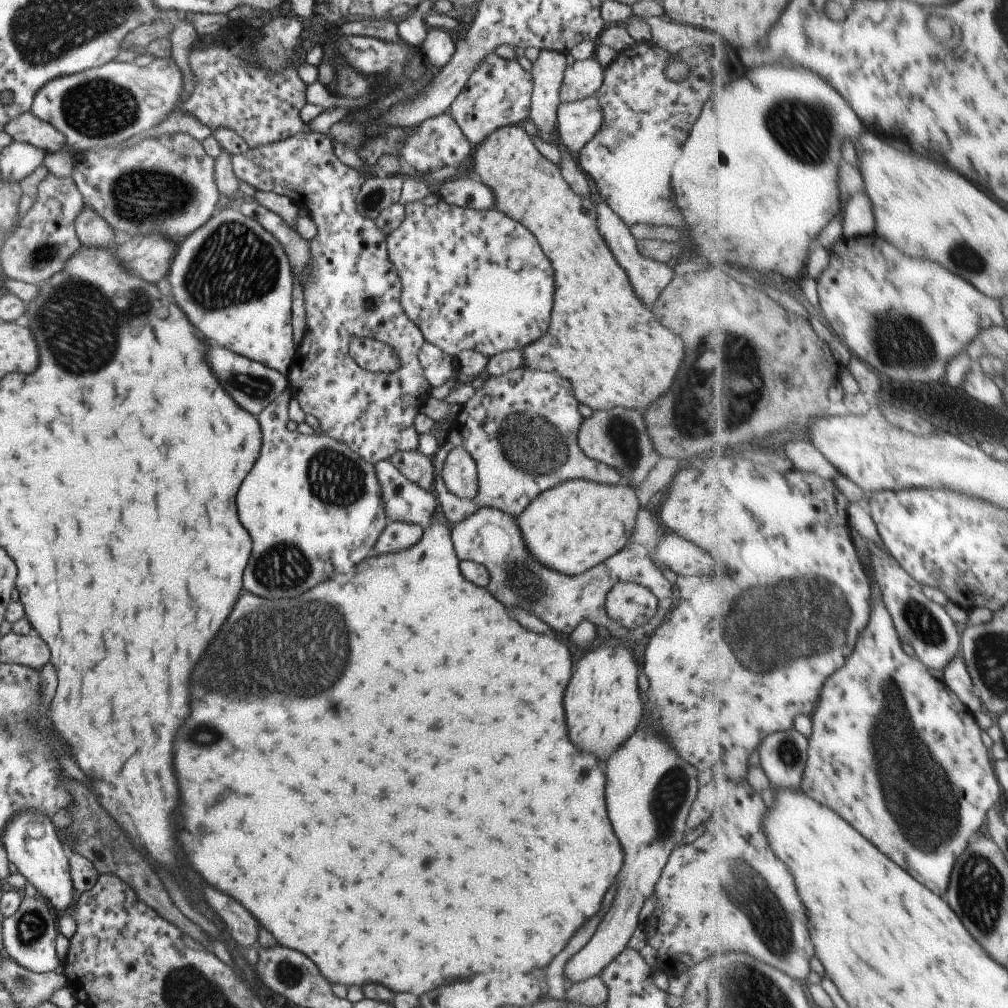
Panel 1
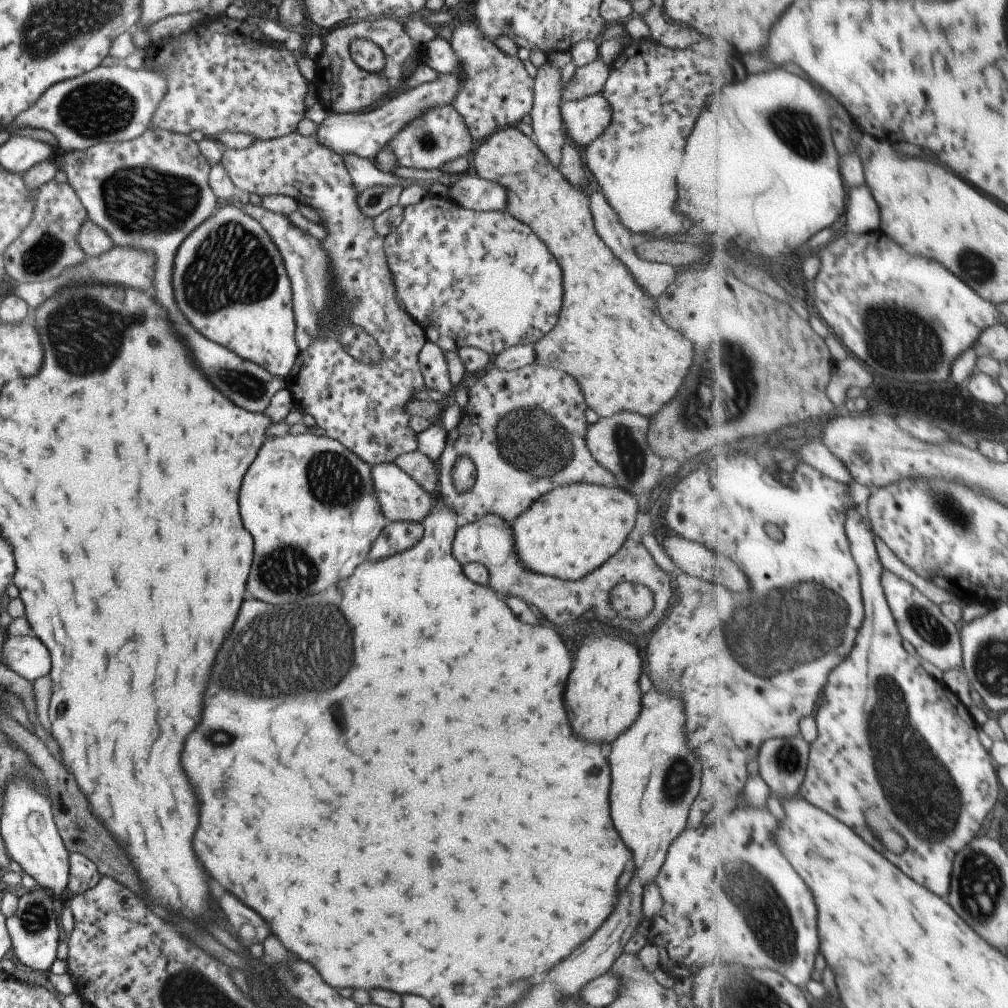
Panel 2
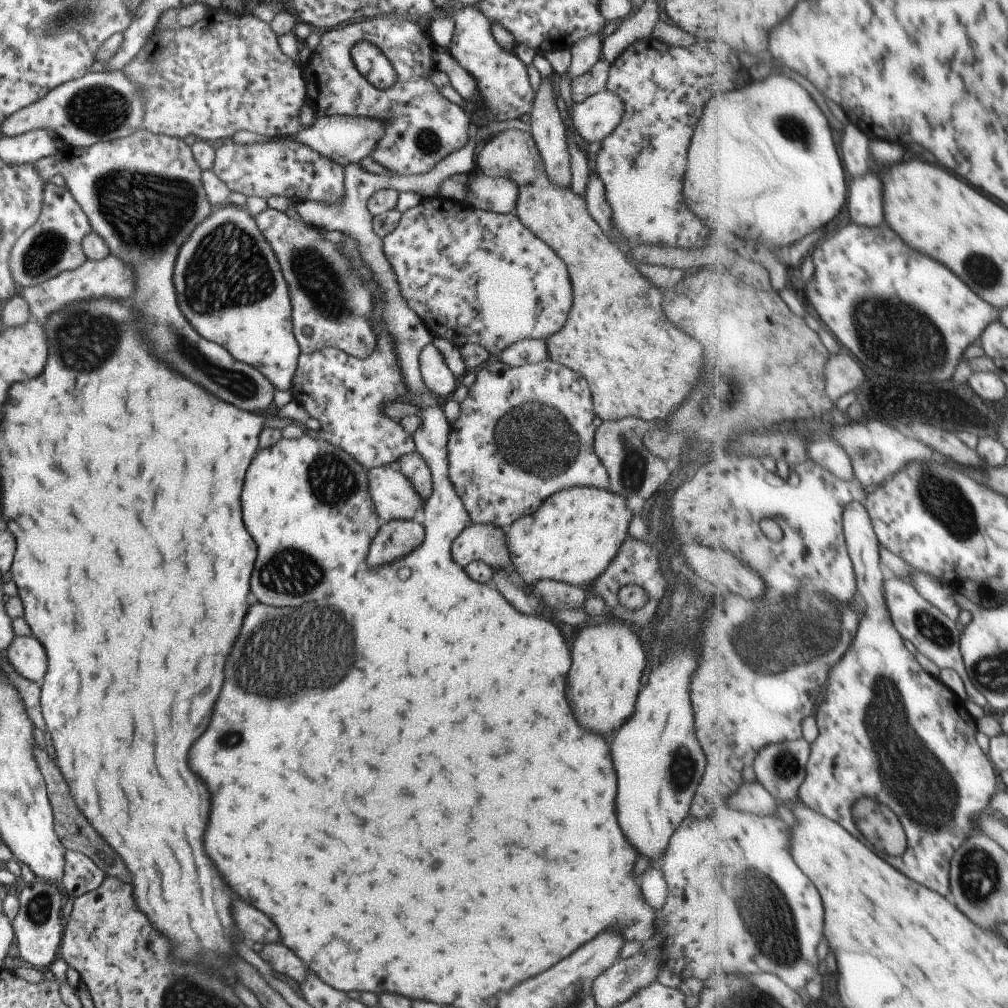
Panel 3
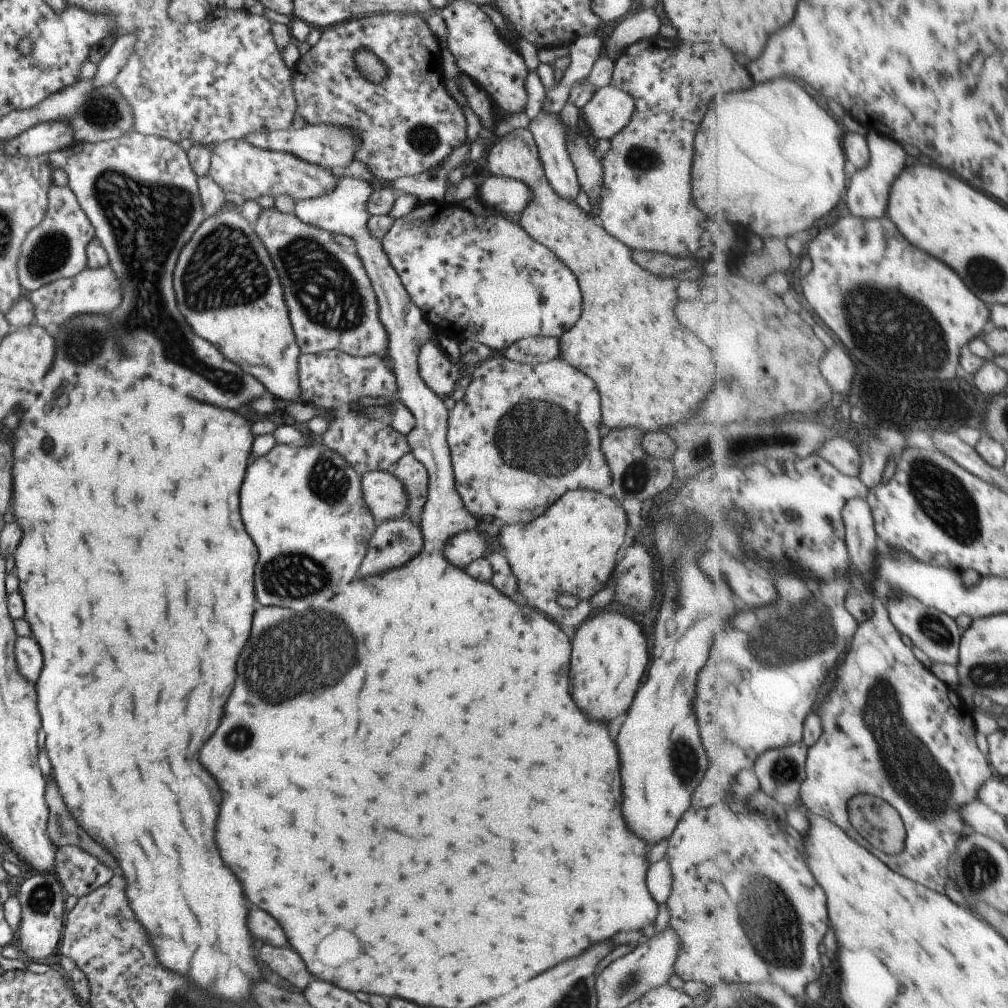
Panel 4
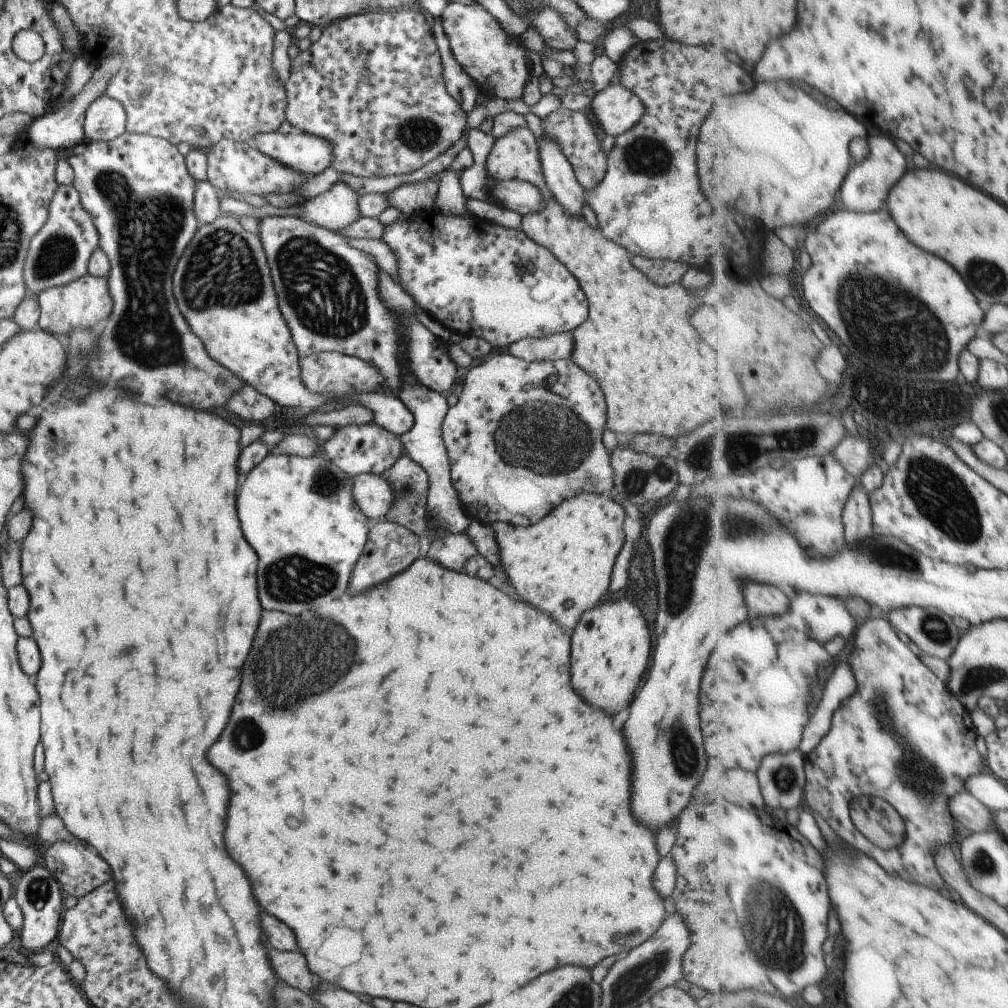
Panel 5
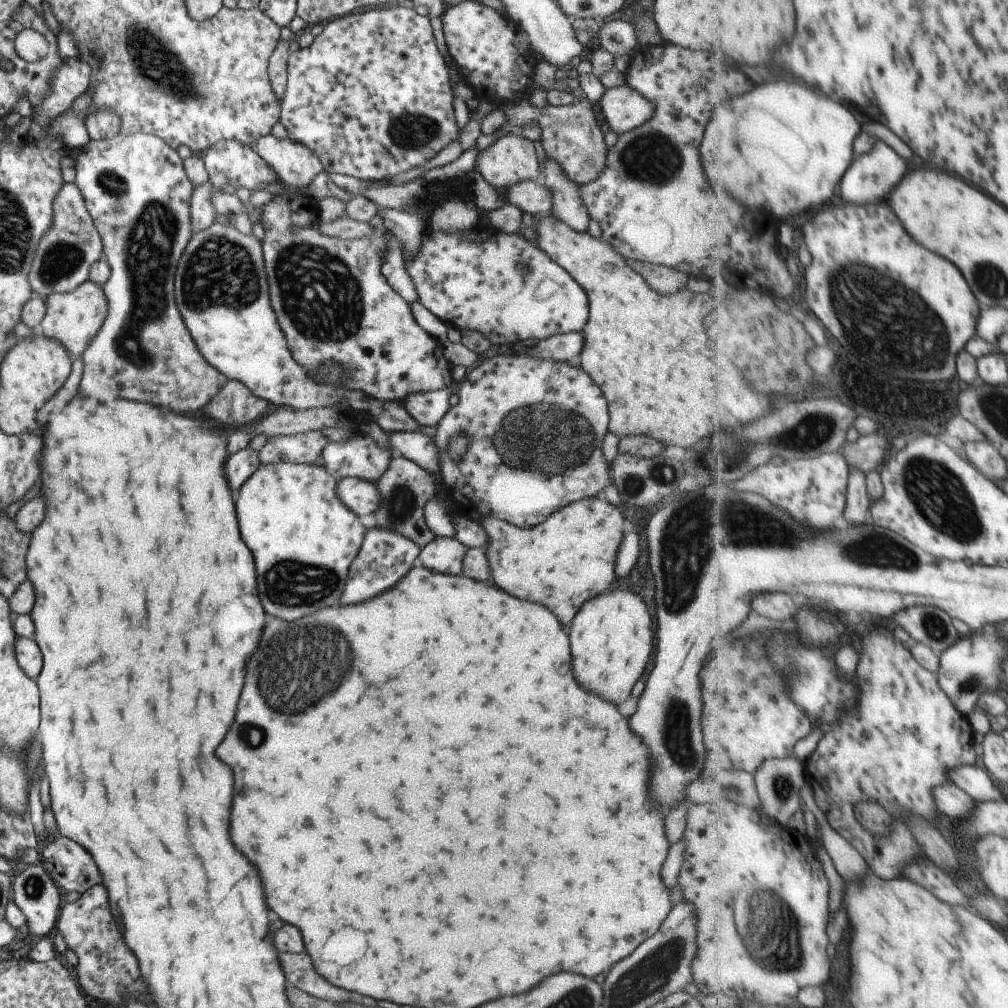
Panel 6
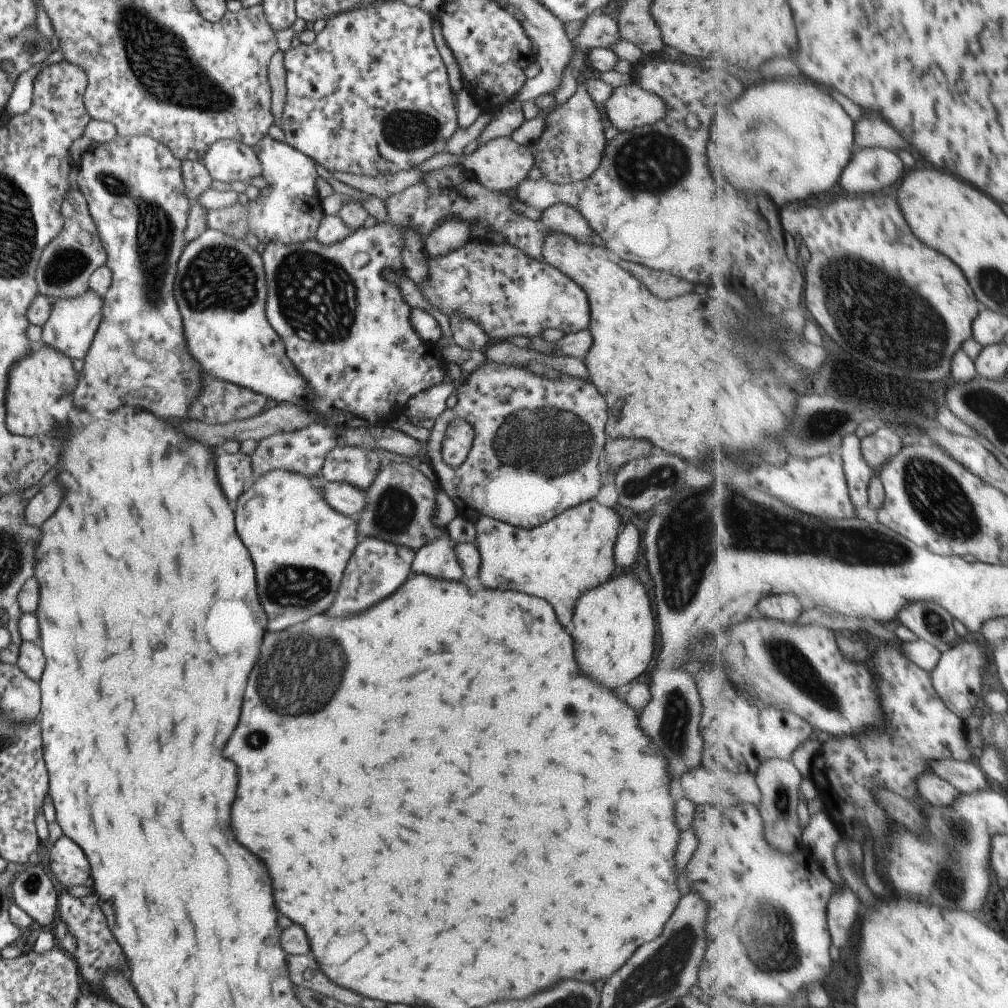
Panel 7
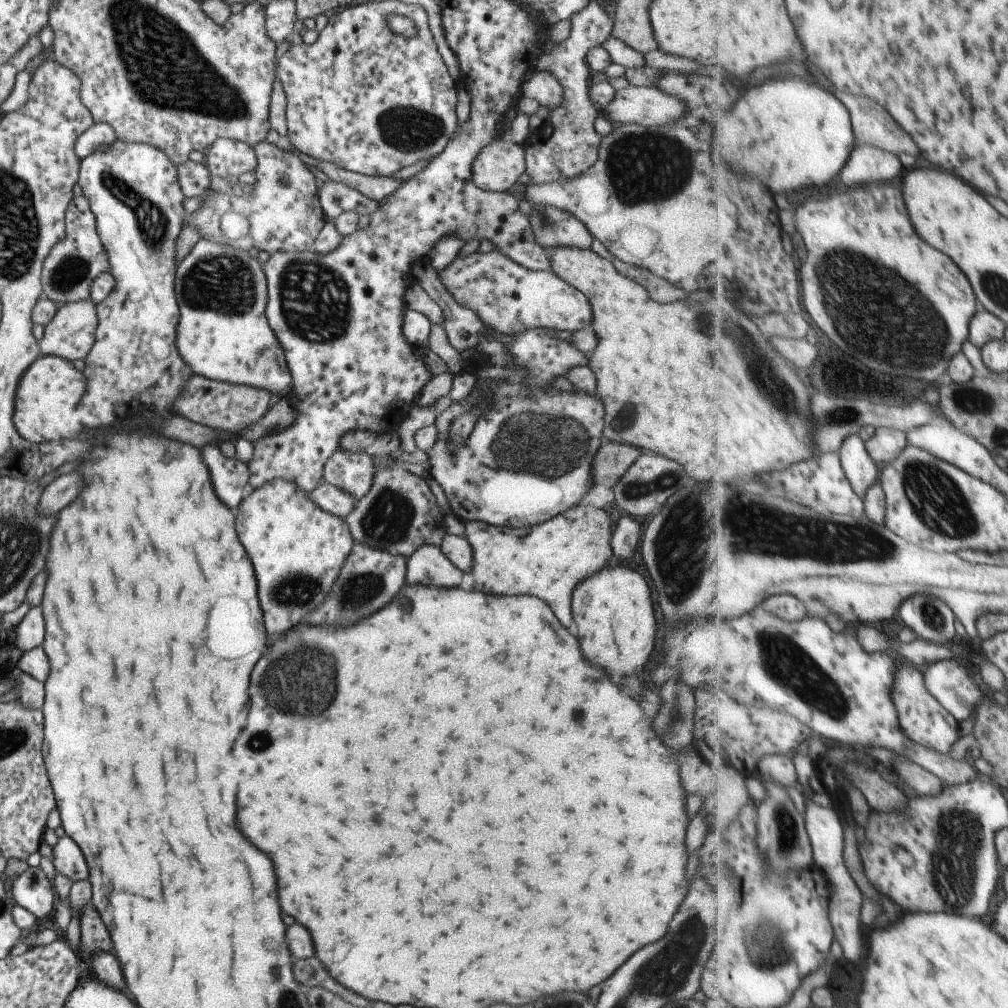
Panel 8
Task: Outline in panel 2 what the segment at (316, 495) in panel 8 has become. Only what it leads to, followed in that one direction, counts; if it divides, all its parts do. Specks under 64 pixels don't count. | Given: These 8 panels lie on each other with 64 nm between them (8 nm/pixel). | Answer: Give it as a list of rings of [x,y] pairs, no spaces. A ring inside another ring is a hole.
[[[378,463],[371,467],[371,473],[375,493],[388,522],[422,523],[430,514],[434,497],[396,463]]]

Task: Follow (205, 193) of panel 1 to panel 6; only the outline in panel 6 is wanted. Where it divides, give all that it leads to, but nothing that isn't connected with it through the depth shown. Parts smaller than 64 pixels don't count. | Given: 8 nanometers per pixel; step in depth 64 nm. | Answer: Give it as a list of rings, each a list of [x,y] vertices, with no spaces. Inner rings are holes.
[[[120,133],[111,139],[90,140],[80,148],[74,162],[75,185],[92,215],[111,268],[110,278],[103,284],[108,314],[80,356],[83,374],[78,394],[98,400],[108,400],[110,396],[128,398],[126,394],[132,394],[136,400],[162,404],[174,412],[198,412],[221,392],[224,376],[202,356],[178,310],[173,289],[178,261],[193,235],[190,201],[195,186],[186,174],[183,159],[159,136]]]

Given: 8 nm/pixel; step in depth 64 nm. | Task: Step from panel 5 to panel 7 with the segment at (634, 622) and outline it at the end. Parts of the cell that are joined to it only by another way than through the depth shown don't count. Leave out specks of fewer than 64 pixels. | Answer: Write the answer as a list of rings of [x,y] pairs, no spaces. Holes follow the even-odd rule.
[[[620,574],[620,578],[612,576],[604,584],[590,589],[577,600],[572,622],[574,622],[574,632],[572,632],[574,654],[578,668],[586,678],[616,692],[618,688],[630,684],[634,678],[646,672],[656,650],[656,620],[646,590],[636,580]]]

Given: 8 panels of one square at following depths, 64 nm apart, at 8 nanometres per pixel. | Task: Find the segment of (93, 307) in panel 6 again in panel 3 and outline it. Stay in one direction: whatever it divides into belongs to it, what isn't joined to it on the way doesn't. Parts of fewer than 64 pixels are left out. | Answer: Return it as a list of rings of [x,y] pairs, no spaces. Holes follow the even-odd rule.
[[[108,252],[102,260],[86,259],[75,269],[61,272],[46,282],[24,287],[22,296],[28,303],[33,320],[43,324],[50,313],[60,310],[64,305],[84,299],[106,298],[124,299],[130,297],[137,287],[137,274],[120,257]]]

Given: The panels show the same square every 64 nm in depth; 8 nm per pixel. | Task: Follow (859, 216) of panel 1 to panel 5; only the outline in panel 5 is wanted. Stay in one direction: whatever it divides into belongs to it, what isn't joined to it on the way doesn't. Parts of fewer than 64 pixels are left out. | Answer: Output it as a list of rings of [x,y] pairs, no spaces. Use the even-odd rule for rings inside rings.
[[[876,134],[868,139],[871,144],[868,160],[857,164],[856,168],[849,172],[844,190],[842,190],[846,209],[854,210],[855,213],[879,213],[886,209],[892,189],[904,178],[909,171],[908,166],[910,166],[906,154],[898,148],[898,144],[890,136]]]

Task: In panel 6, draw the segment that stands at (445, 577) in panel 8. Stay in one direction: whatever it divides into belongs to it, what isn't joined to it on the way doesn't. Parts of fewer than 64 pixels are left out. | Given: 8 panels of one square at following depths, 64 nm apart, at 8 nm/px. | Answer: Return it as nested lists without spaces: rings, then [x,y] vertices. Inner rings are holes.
[[[434,537],[421,549],[418,563],[437,573],[460,575],[468,549],[456,537]]]

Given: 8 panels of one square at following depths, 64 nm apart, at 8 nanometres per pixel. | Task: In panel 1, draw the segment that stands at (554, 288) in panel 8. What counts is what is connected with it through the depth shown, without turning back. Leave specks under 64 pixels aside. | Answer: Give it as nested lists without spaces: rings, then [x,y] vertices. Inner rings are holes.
[[[429,194],[418,202],[405,205],[405,217],[400,226],[387,236],[387,251],[389,259],[397,270],[401,284],[401,304],[406,316],[414,322],[424,335],[425,342],[433,344],[446,354],[456,358],[462,351],[478,351],[484,356],[491,357],[496,353],[509,350],[521,350],[536,342],[547,330],[551,323],[552,296],[554,296],[554,272],[540,250],[536,238],[528,232],[520,222],[500,212],[494,206],[485,211],[472,210],[466,207],[446,204],[436,194]]]

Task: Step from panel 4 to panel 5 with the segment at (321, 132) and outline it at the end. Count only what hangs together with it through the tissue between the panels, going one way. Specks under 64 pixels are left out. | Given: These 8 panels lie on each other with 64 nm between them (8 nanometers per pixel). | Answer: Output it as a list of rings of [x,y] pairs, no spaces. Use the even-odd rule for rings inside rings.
[[[276,130],[257,134],[252,144],[301,175],[315,176],[331,166],[335,159],[328,139],[306,131],[283,134]]]

